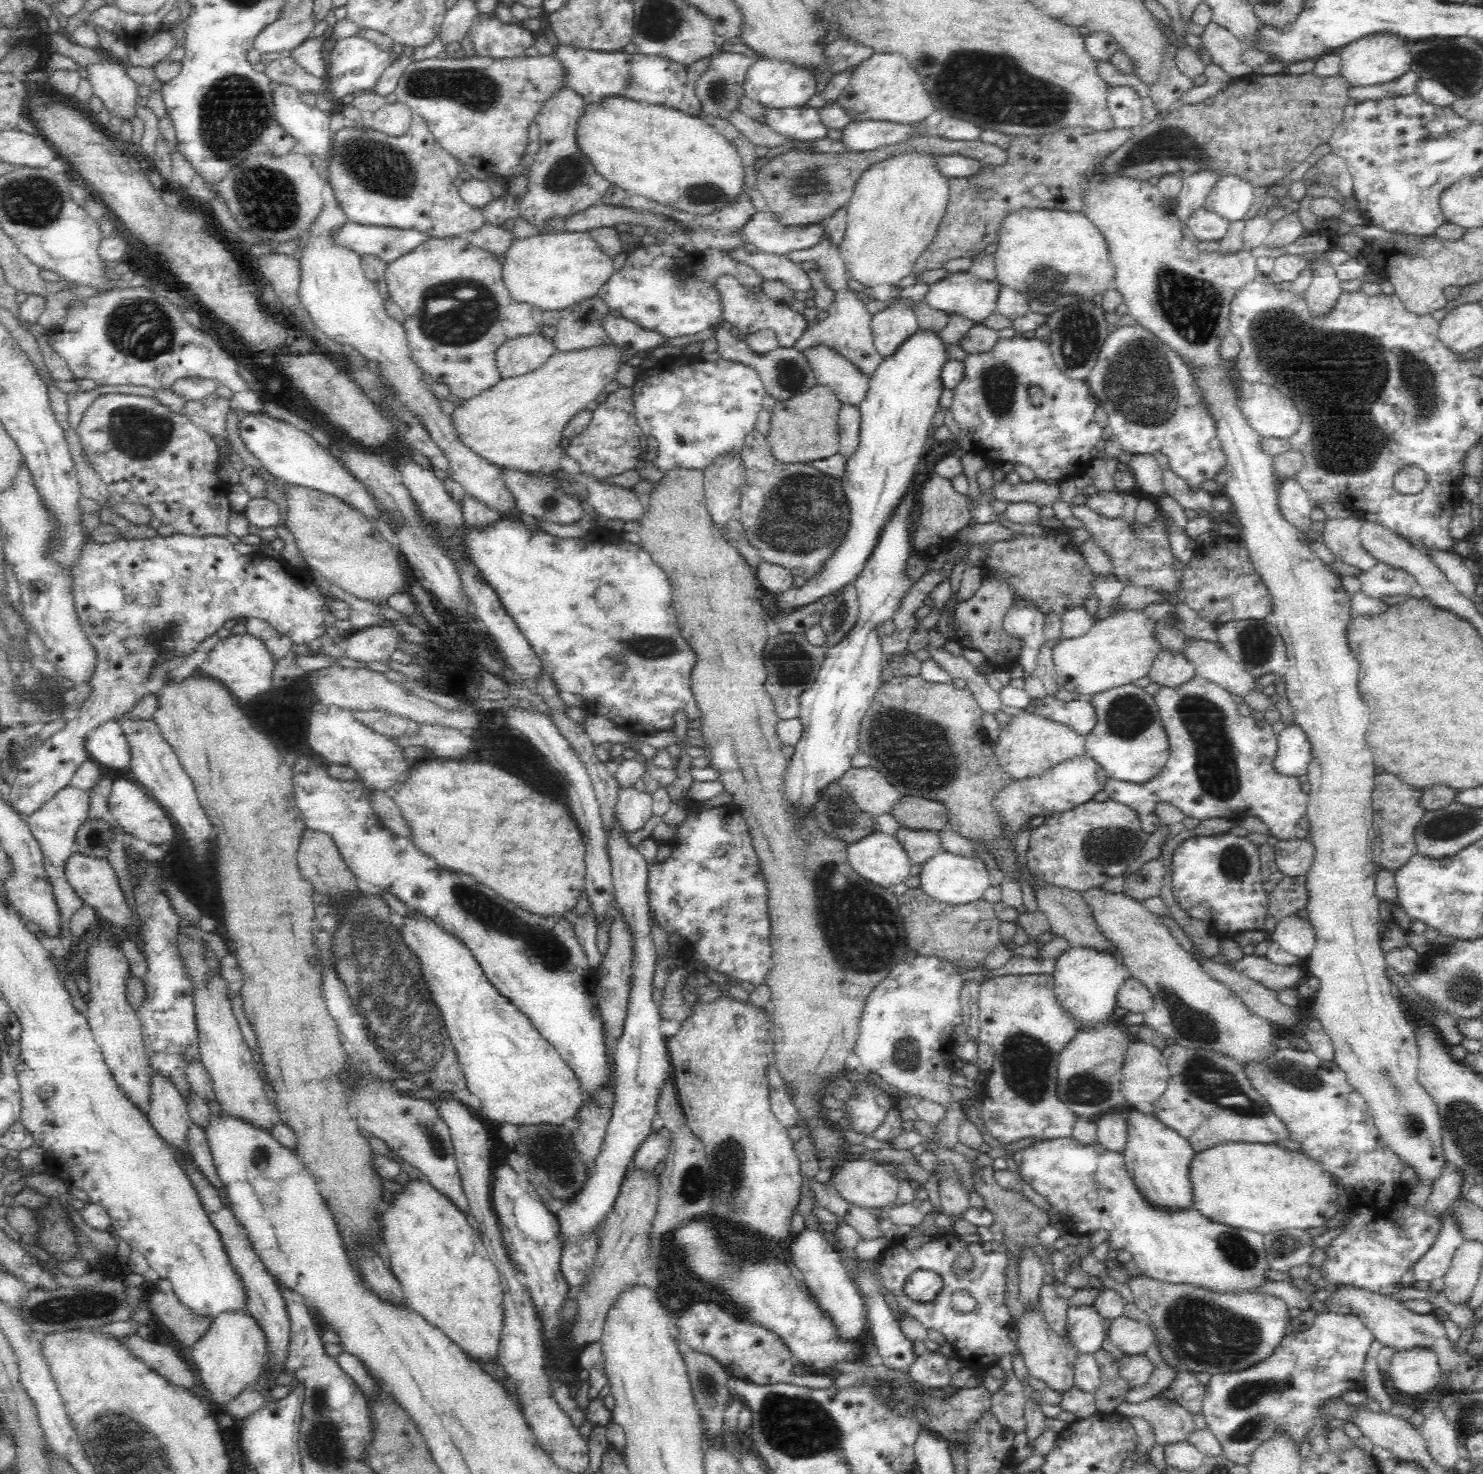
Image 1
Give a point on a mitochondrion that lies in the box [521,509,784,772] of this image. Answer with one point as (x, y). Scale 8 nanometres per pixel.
(659, 647)

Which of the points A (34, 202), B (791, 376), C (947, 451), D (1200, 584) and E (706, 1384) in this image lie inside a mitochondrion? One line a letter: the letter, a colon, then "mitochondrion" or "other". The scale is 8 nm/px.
A: mitochondrion
B: mitochondrion
C: other
D: other
E: mitochondrion

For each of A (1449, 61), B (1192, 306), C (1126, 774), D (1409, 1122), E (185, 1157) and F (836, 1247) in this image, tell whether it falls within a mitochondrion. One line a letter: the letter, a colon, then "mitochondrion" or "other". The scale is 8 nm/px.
A: mitochondrion
B: mitochondrion
C: other
D: mitochondrion
E: other
F: other

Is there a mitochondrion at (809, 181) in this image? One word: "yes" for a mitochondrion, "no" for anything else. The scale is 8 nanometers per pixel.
yes

